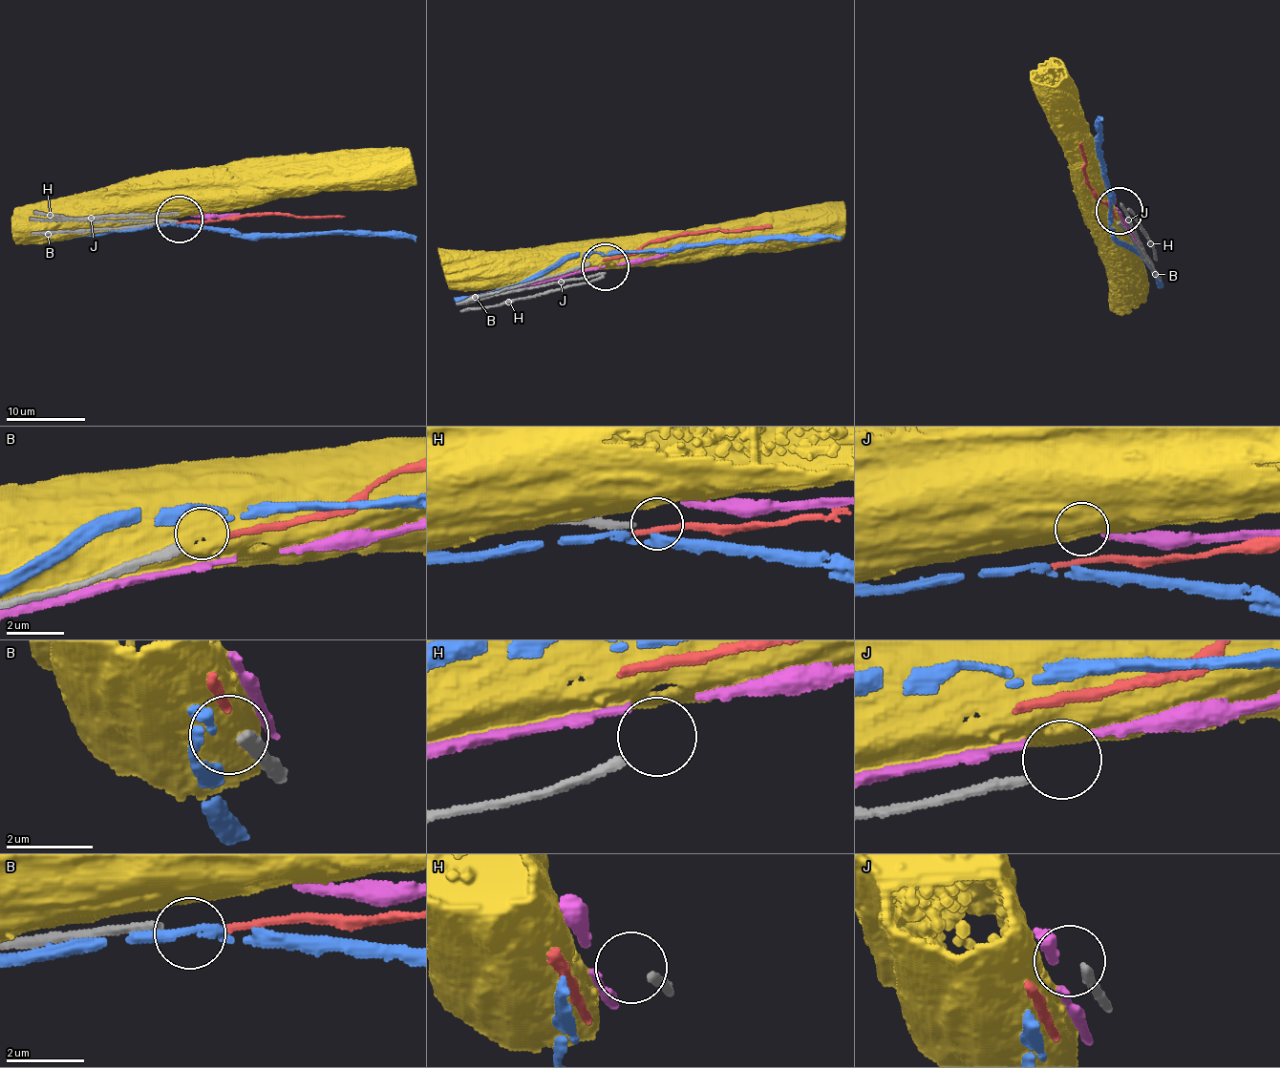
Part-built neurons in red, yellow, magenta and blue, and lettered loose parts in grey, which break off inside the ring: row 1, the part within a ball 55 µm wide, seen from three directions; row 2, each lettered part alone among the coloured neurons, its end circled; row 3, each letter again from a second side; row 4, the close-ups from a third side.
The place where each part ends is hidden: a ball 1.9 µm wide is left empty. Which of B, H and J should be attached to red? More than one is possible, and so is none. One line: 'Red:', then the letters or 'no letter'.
Red: B

